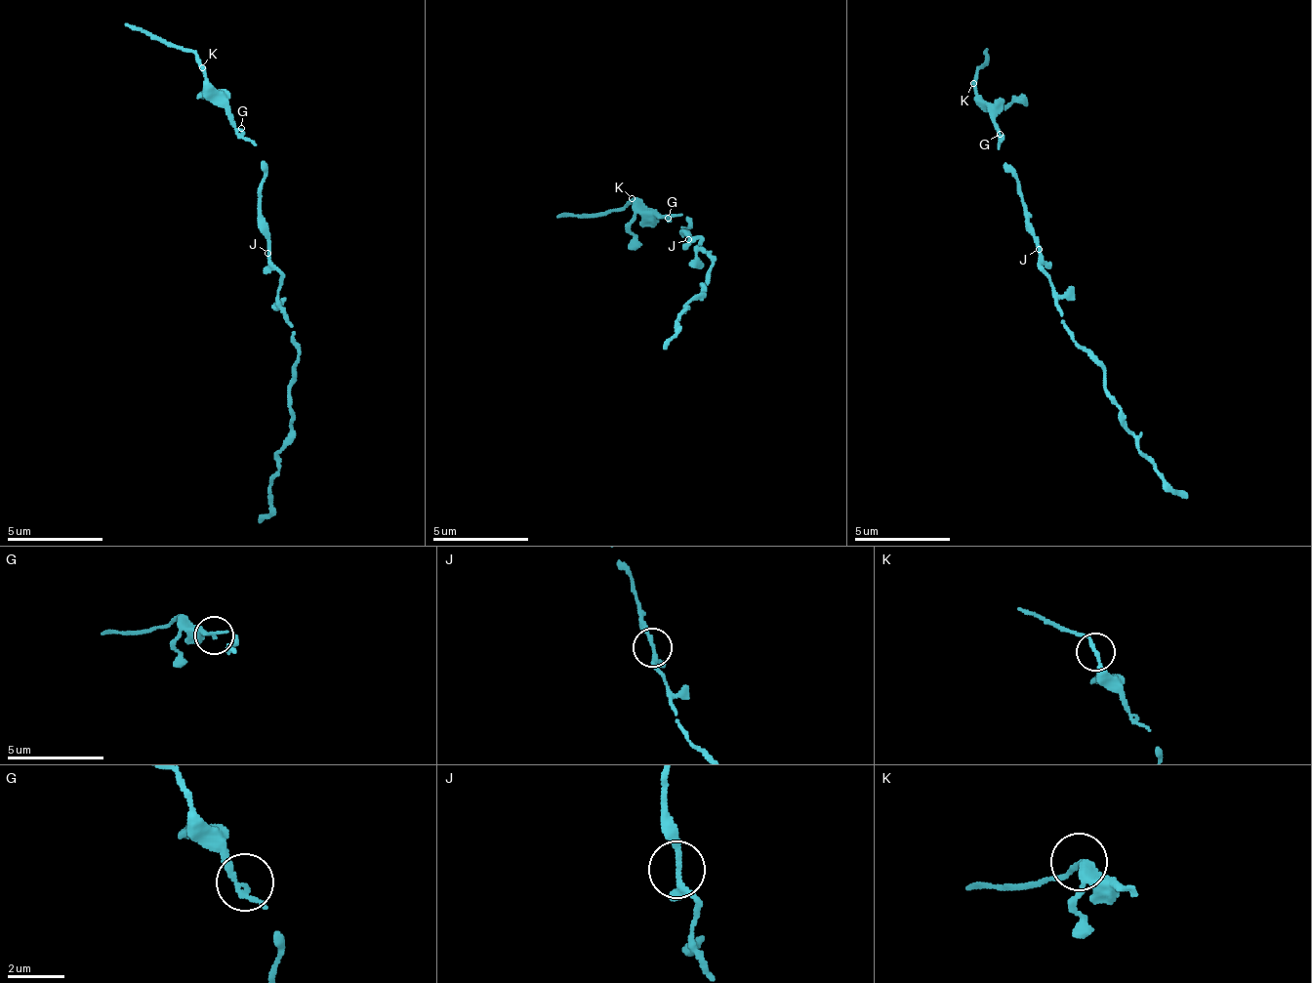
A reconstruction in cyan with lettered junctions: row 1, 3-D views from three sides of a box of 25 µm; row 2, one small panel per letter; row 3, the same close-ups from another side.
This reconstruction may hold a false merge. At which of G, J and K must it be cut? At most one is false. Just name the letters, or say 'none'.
none

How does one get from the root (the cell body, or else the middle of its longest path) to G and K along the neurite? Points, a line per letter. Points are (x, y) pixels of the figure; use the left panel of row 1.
G: (271, 256), (271, 242), (262, 222), (261, 178), (266, 167), (256, 146), (241, 133), (241, 128)
K: (271, 256), (271, 242), (262, 222), (261, 178), (266, 167), (256, 146), (231, 117), (226, 99), (202, 67)

